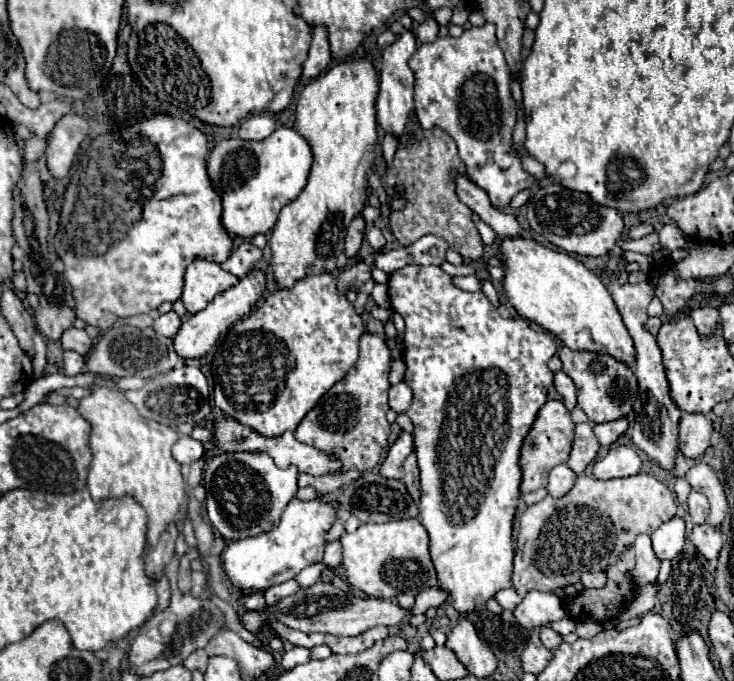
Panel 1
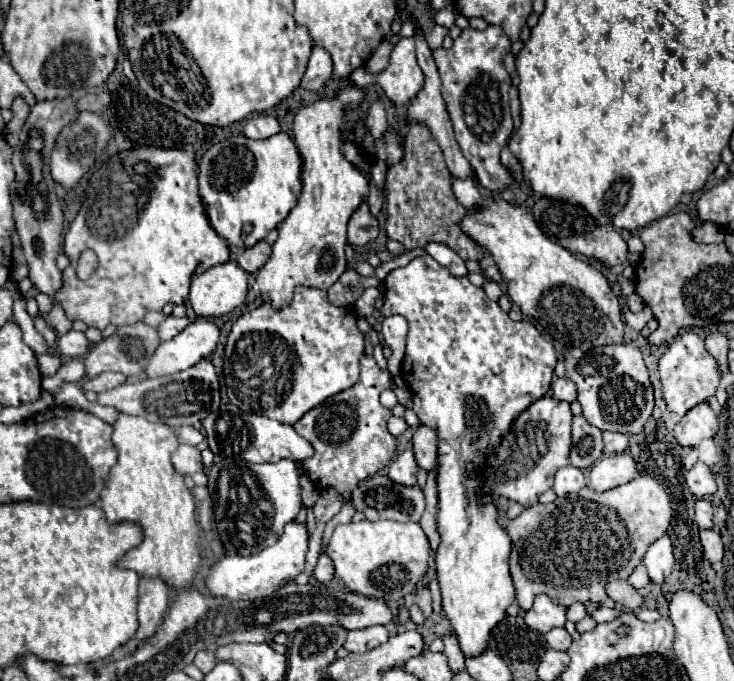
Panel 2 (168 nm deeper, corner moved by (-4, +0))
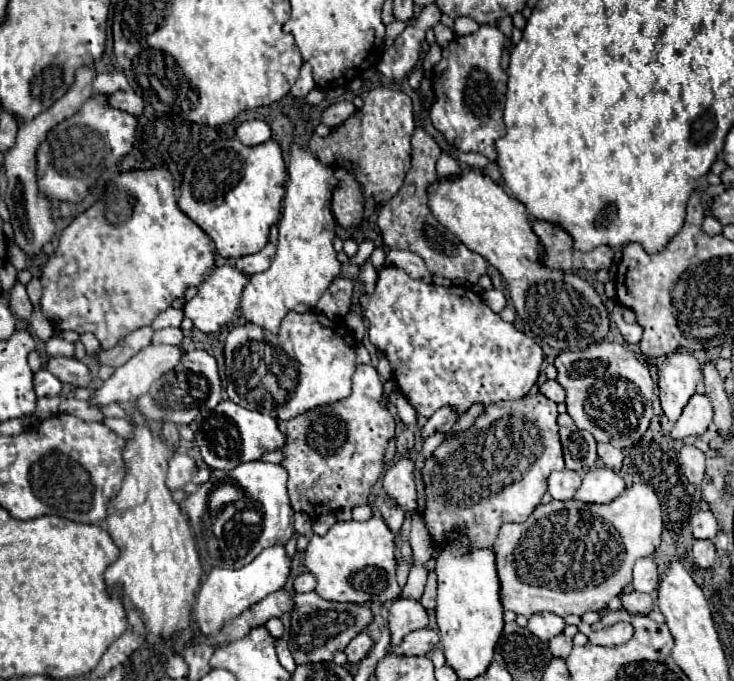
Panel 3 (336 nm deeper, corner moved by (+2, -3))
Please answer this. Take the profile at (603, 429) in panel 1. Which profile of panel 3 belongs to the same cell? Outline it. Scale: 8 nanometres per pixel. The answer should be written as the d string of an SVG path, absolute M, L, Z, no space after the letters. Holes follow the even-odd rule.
M599 443L597 445L597 455L599 459L605 463L605 467L613 469L613 471L619 471L621 469L621 463L623 463L623 451L613 447L611 443Z

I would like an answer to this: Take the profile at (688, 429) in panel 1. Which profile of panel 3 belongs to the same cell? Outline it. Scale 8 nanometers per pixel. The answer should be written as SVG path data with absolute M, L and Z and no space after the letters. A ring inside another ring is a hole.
M693 395L689 403L685 405L685 411L677 419L671 437L673 439L687 439L687 437L699 437L707 431L707 427L713 421L713 407L711 401L705 395Z

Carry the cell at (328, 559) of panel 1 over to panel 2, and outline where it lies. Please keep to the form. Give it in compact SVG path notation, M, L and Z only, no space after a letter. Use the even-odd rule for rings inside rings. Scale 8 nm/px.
M327 554L319 556L319 562L317 562L315 570L313 570L313 576L321 584L327 584L333 578L333 562L331 562L331 558Z

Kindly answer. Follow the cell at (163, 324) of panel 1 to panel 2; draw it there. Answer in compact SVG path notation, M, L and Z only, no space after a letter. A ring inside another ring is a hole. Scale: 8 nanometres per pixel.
M169 316L161 326L159 326L159 338L161 340L171 340L173 336L177 336L181 330L185 330L189 324L189 318L177 318L177 316Z

